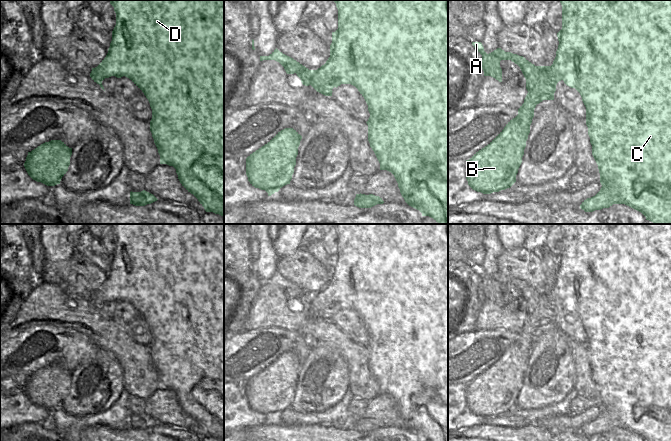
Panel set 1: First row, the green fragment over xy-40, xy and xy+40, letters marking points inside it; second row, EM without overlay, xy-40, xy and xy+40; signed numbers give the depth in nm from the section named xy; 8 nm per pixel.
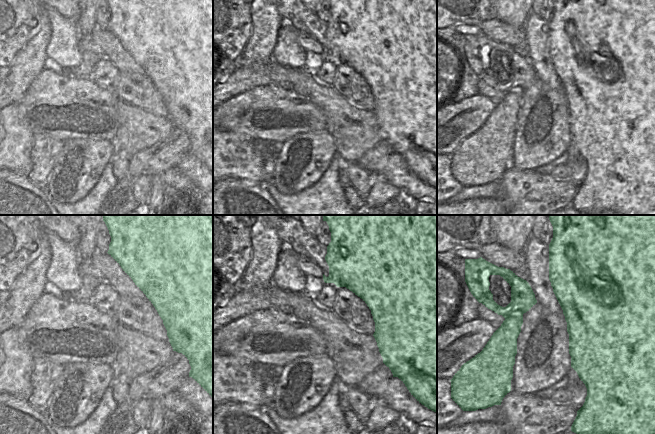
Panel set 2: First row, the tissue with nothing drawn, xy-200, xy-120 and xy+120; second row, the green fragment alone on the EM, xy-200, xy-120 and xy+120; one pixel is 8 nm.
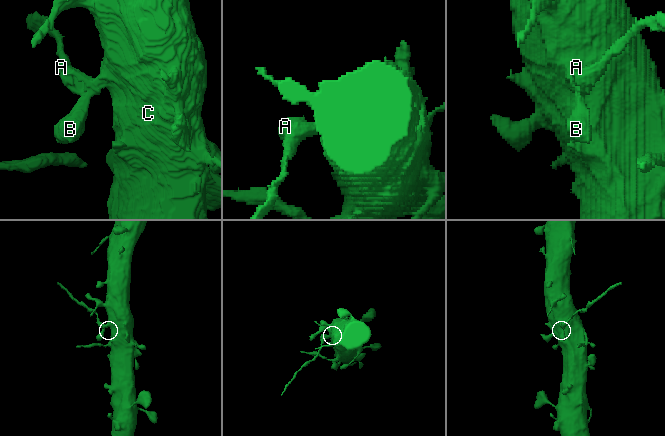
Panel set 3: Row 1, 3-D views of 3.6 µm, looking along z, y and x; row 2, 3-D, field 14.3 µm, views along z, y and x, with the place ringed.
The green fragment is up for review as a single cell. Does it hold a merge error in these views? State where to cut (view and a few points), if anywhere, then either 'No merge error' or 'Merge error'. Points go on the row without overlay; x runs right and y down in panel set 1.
Split along xy (322, 289), (328, 289), (329, 299), (337, 301), (342, 307). Merge error

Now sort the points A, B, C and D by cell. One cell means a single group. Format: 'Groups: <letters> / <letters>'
Groups: A B / C D

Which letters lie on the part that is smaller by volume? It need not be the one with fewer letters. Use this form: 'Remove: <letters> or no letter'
Remove: A, B

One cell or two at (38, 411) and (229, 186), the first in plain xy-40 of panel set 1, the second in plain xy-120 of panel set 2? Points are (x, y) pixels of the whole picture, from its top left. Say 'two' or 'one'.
two

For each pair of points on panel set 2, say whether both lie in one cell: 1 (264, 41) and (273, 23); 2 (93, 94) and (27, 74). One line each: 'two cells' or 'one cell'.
1: one cell
2: two cells

